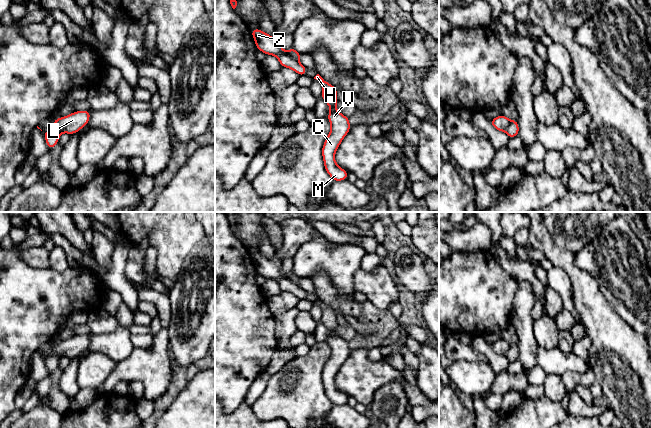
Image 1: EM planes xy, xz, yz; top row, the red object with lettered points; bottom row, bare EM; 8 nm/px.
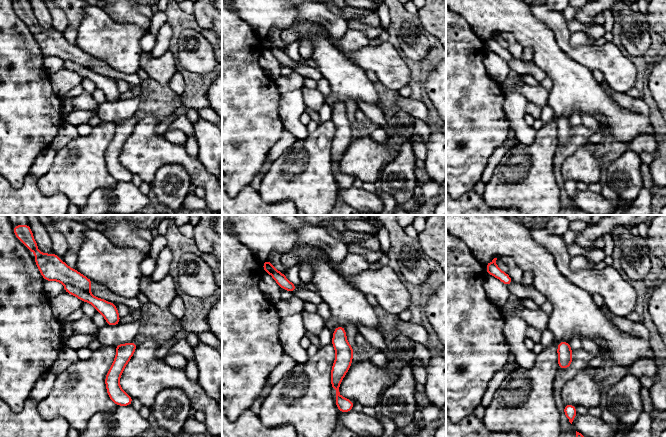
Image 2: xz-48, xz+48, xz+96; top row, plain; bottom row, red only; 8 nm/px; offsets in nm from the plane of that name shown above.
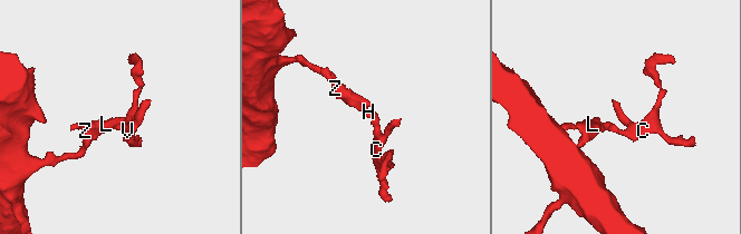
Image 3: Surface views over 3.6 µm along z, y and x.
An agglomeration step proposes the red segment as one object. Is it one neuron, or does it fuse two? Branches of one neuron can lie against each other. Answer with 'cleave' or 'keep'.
cleave

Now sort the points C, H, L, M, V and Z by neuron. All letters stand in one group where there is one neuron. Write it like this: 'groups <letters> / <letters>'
groups C H M V / L Z

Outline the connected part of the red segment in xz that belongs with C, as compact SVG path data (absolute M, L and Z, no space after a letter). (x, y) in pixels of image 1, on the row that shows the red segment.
M317 74L314 79L322 84L323 90L321 98L330 106L327 119L330 121L331 131L322 147L324 167L333 181L347 180L349 172L336 164L334 155L343 138L351 129L349 117L342 115L336 109L338 90L332 84L326 82L319 74Z

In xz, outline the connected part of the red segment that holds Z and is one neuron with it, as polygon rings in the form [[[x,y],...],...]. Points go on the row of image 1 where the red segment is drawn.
[[[259,28],[251,29],[251,34],[254,38],[257,49],[266,55],[270,54],[276,56],[279,54],[288,54],[296,60],[302,56],[302,54],[297,52],[293,46],[290,47],[288,53],[284,52],[282,44],[278,43],[272,35],[264,33]]]

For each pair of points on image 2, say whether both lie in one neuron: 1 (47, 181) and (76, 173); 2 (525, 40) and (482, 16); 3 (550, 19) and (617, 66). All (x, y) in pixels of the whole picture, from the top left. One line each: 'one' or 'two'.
1: one
2: one
3: one

